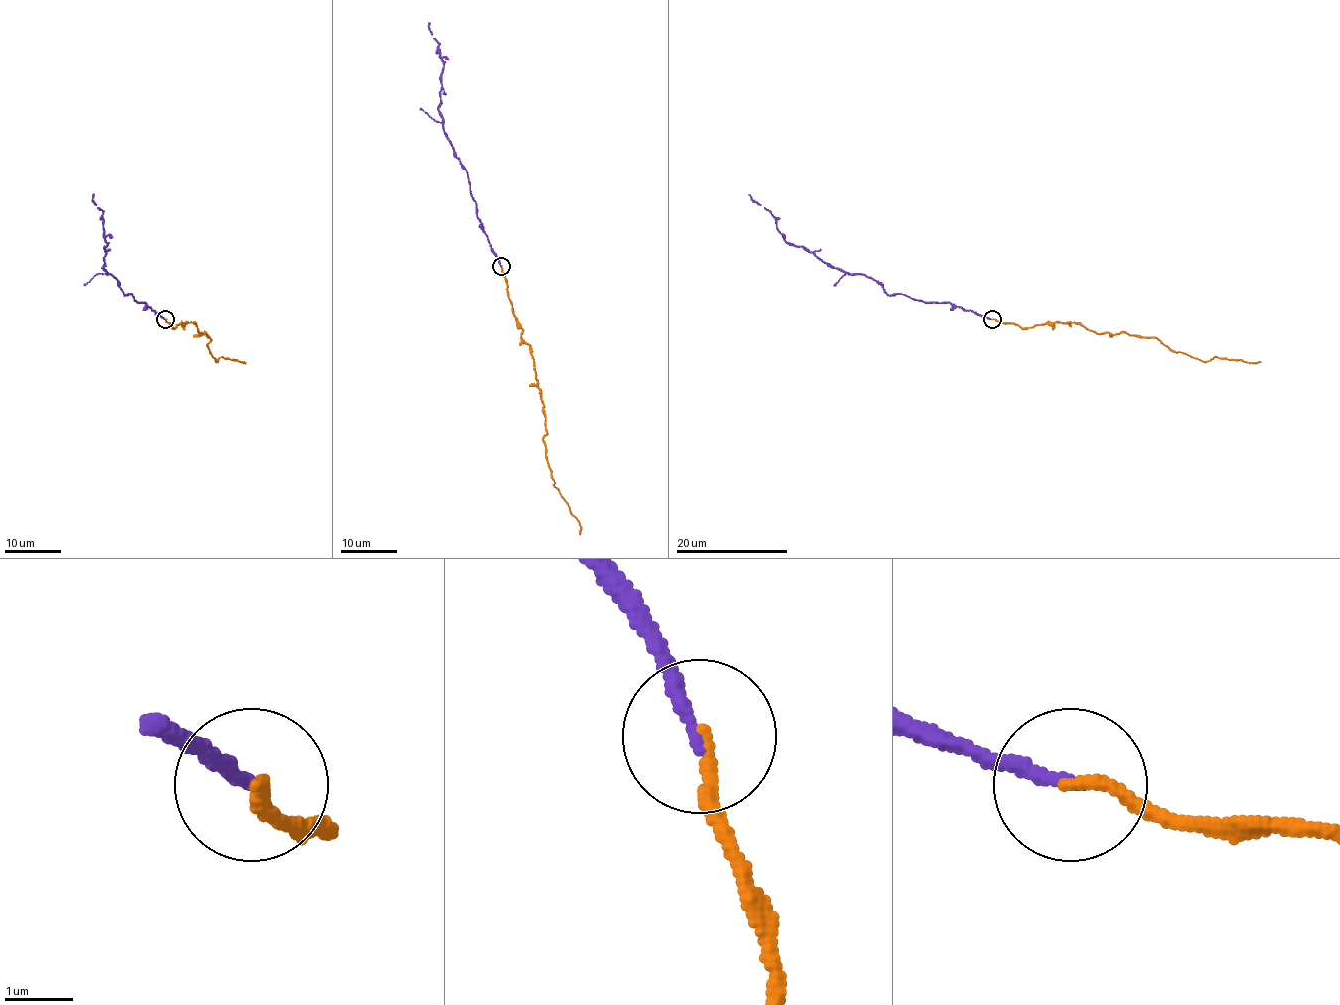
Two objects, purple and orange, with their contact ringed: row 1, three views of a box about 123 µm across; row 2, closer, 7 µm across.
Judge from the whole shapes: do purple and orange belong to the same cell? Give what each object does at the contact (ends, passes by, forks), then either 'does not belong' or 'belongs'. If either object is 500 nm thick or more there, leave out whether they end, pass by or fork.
purple ends there; orange ends there; belongs

